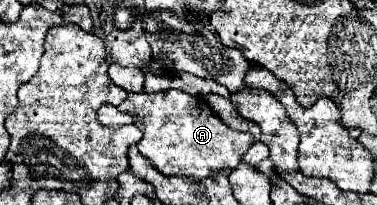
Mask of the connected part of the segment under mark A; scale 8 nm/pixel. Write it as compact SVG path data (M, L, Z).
M184 91L162 93L130 93L120 111L128 111L134 117L134 125L144 133L138 143L138 151L156 167L162 175L184 175L196 181L212 173L232 173L242 155L254 143L250 133L240 133L224 125L208 107L204 97L194 97Z

